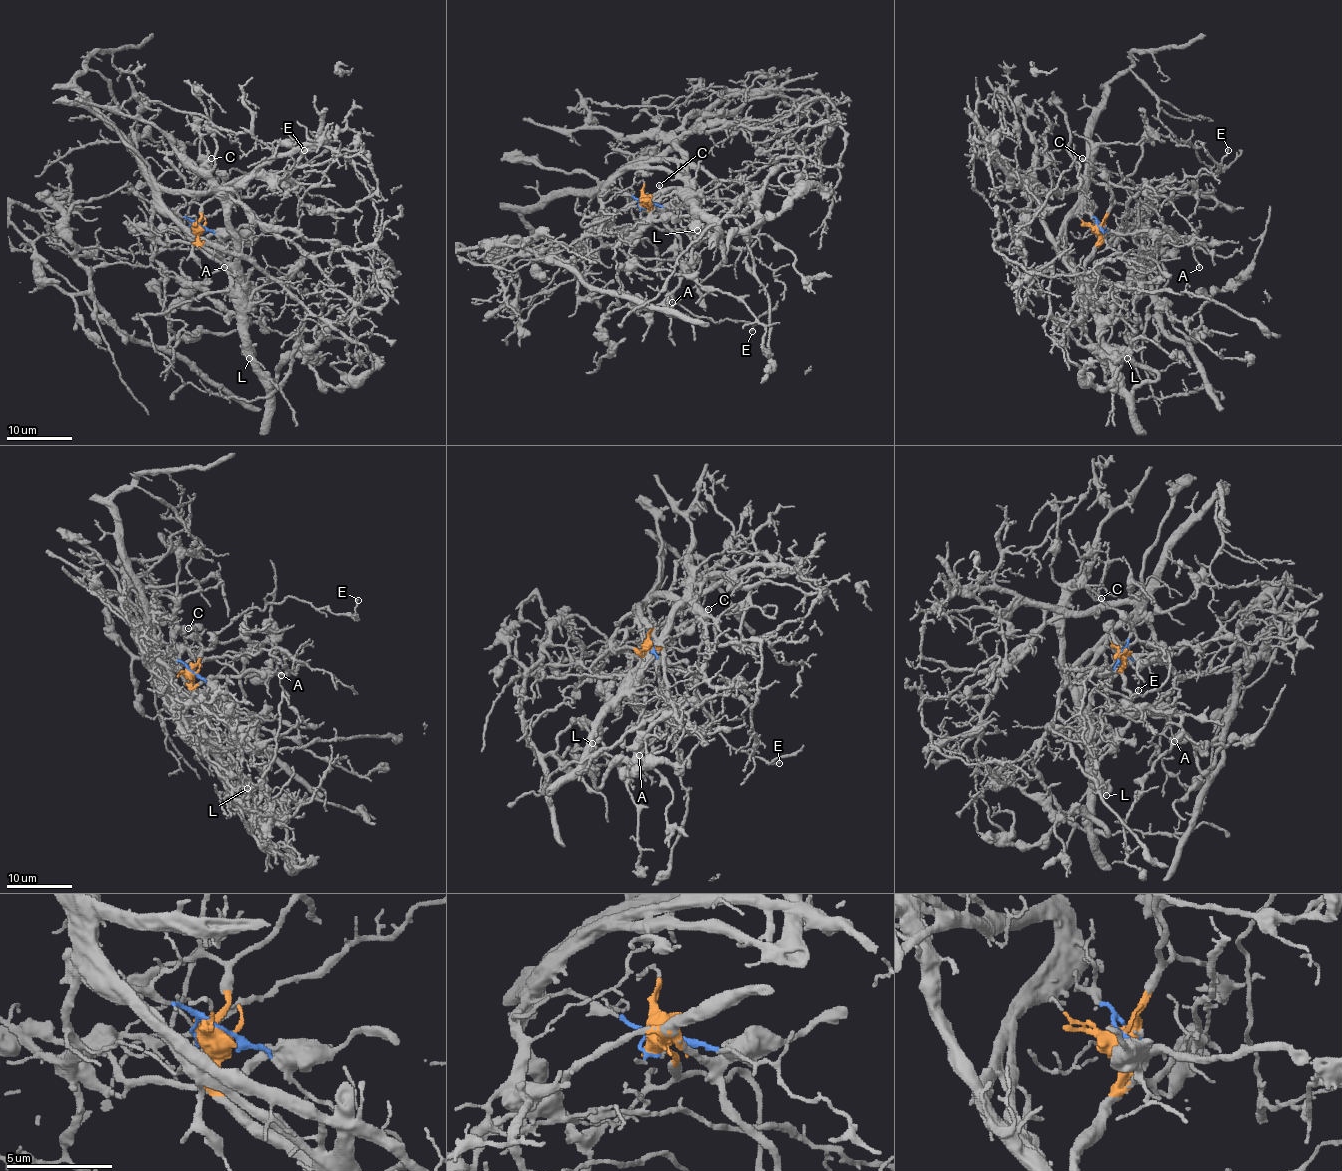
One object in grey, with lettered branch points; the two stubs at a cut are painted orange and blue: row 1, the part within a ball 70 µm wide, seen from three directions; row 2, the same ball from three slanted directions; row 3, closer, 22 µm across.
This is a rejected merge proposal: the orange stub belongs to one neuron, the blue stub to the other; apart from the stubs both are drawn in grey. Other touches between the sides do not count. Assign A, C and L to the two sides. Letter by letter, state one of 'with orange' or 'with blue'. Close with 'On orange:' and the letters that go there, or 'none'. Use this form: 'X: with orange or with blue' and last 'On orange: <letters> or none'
A: with orange
C: with orange
L: with orange
On orange: A, C, L

